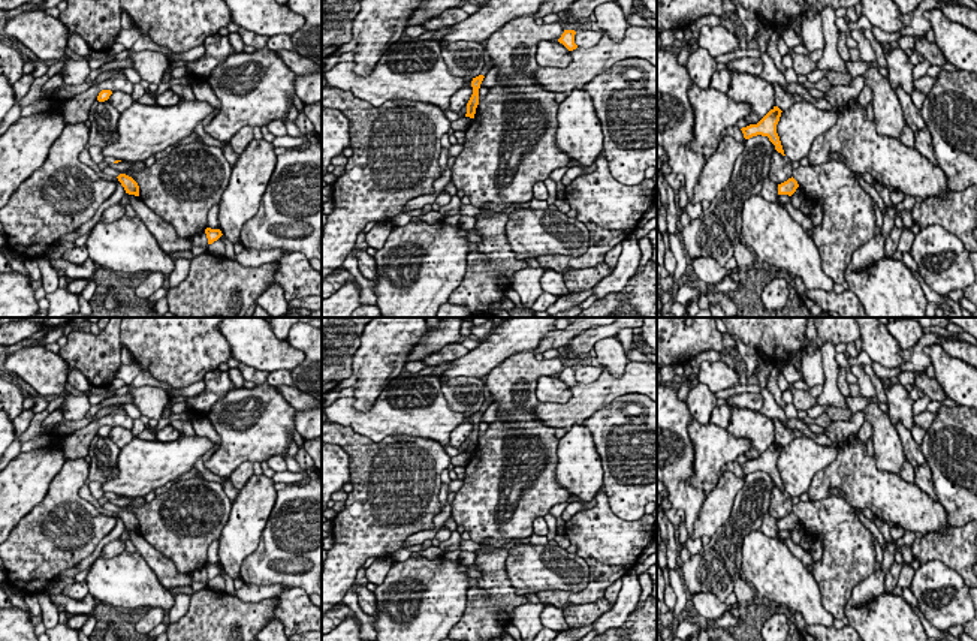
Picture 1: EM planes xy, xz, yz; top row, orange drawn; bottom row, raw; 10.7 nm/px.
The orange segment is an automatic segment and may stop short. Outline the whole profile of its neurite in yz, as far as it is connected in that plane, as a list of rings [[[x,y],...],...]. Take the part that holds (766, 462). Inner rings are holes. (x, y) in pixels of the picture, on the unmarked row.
[[[774,442],[757,460],[742,463],[741,466],[744,469],[744,473],[750,475],[757,470],[768,472],[769,476],[775,481],[775,485],[785,491],[780,472],[777,469],[777,460],[780,457],[781,448],[782,446],[778,442]]]

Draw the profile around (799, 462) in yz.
[[[796,437],[781,448],[777,460],[785,493],[799,497],[811,487],[812,478],[827,467],[838,454],[838,448],[818,445],[809,437]]]

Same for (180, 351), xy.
[[[121,318],[121,343],[133,355],[133,361],[157,380],[183,389],[218,368],[232,358],[227,340],[218,329],[226,318]]]

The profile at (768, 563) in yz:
[[[760,529],[750,532],[742,541],[741,569],[745,581],[751,583],[757,593],[780,608],[800,613],[806,625],[833,628],[833,616],[821,604],[818,584],[803,563],[791,554],[788,547],[777,538],[766,536]]]

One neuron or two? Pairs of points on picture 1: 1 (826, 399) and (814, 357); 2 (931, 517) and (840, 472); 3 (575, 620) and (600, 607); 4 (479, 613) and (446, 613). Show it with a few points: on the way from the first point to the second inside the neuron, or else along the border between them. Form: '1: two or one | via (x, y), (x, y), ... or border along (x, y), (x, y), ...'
1: two | border along (819, 349), (825, 378), (823, 384)
2: one | via (908, 506), (862, 482)
3: one | via (581, 616), (594, 610)
4: two | border along (470, 587), (466, 596), (464, 614), (454, 625)

